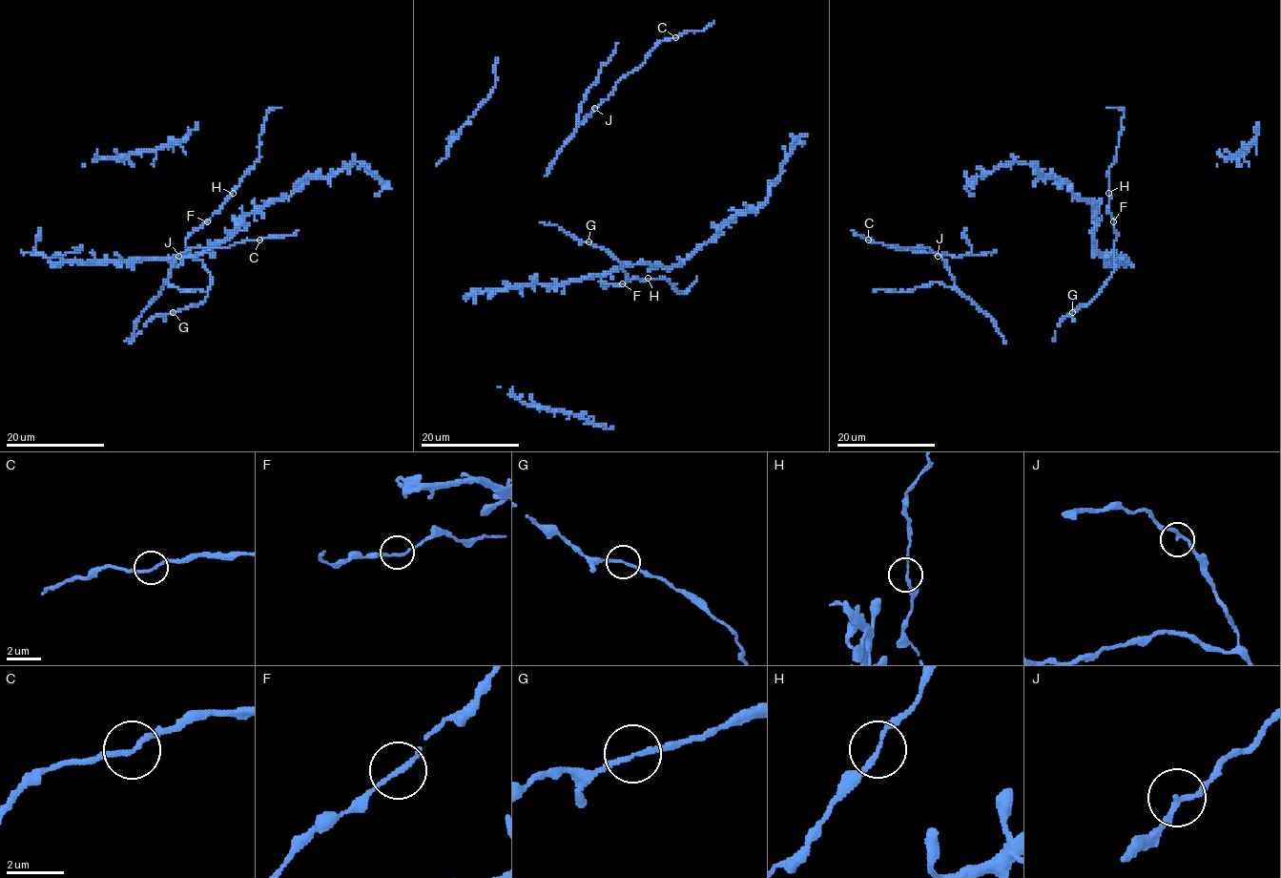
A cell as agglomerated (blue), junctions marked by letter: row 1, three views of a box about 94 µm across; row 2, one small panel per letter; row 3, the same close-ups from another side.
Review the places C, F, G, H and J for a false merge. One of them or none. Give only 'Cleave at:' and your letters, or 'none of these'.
Cleave at: none of these

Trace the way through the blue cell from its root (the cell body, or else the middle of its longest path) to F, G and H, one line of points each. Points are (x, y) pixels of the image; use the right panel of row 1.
F: (1088, 303), (1114, 269), (1112, 251), (1117, 235), (1113, 221)
G: (1088, 303), (1071, 312)
H: (1088, 303), (1114, 269), (1112, 251), (1117, 235), (1114, 219), (1108, 210), (1108, 193)

